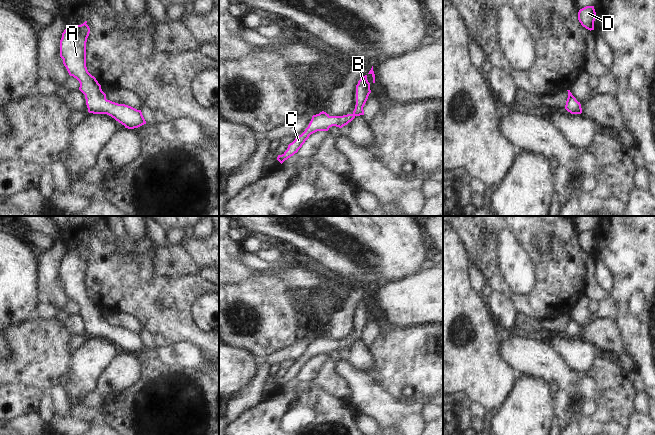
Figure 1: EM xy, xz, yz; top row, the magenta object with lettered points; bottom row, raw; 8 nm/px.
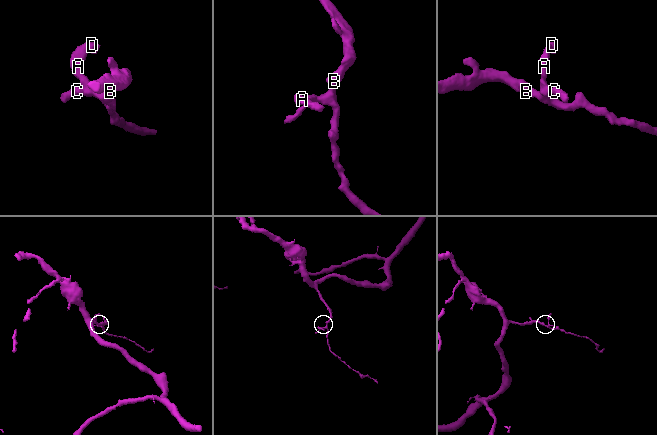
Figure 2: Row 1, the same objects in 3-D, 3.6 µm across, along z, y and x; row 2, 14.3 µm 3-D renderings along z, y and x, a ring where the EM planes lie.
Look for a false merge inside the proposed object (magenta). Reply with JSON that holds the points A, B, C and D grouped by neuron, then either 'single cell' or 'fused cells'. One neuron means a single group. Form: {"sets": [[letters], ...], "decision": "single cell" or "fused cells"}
{"sets": [["A", "B", "C", "D"]], "decision": "single cell"}

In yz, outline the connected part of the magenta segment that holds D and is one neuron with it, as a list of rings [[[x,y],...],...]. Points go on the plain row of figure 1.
[[[586,230],[579,234],[578,244],[583,251],[591,255],[594,254],[595,239],[594,230]]]

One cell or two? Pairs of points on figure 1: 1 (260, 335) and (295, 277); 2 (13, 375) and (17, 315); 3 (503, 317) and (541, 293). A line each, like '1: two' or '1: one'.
1: one
2: two
3: two

